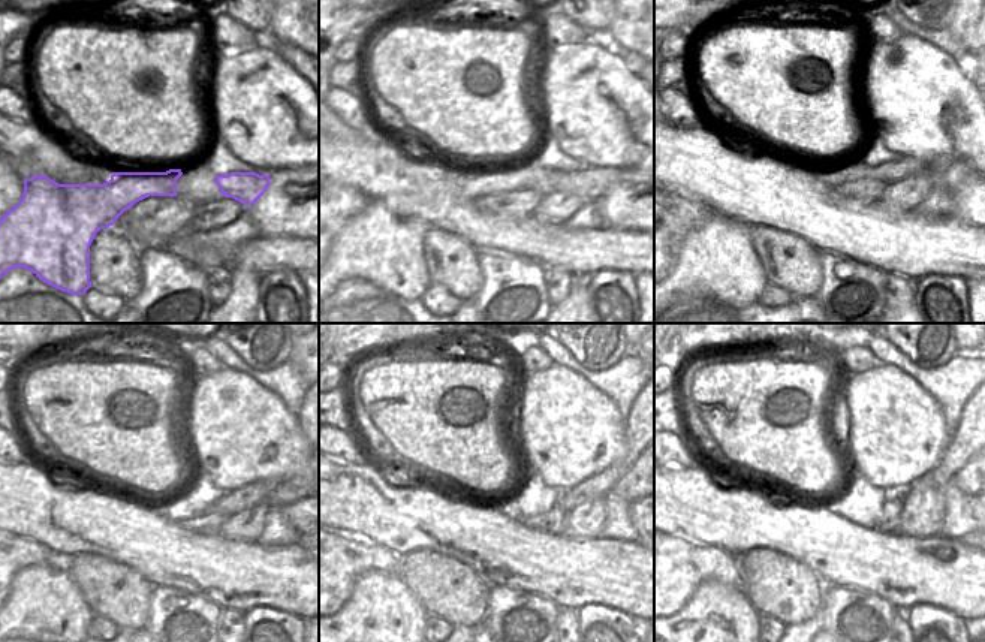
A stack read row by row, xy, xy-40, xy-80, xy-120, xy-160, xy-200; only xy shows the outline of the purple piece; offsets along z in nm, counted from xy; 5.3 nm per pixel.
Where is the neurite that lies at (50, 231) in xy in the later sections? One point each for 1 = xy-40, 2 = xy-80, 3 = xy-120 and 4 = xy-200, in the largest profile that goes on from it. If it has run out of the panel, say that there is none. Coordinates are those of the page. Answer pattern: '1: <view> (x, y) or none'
1: xy-40 (374, 244)
2: xy-80 (717, 261)
3: xy-120 (44, 603)
4: xy-200 (719, 627)

